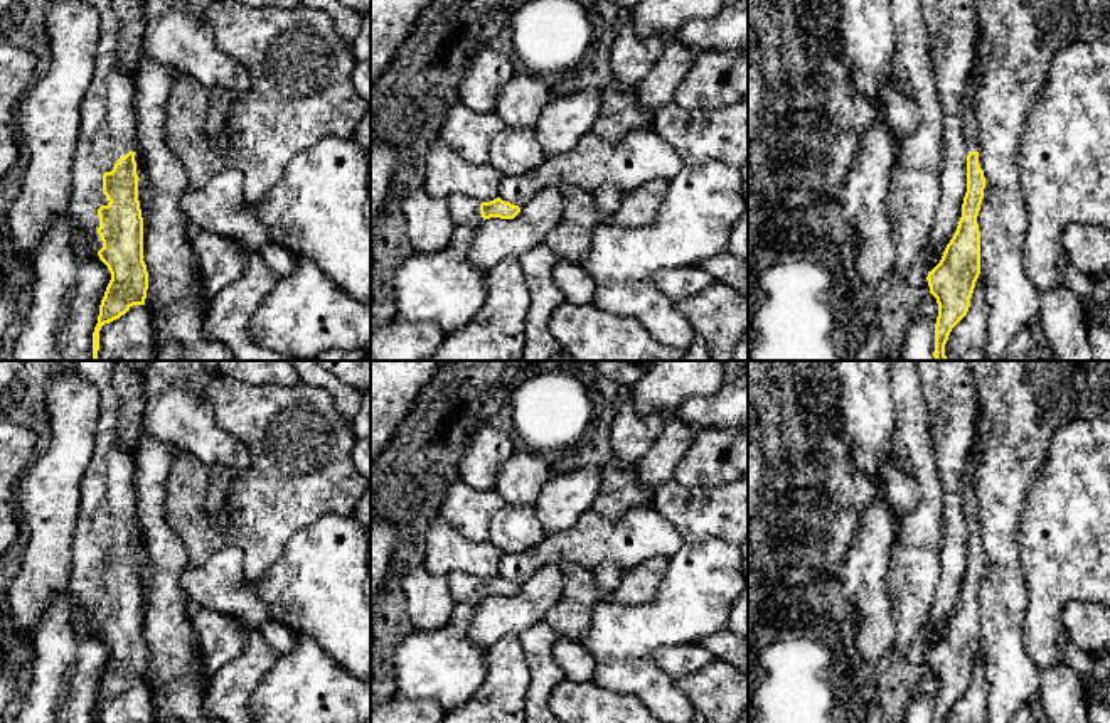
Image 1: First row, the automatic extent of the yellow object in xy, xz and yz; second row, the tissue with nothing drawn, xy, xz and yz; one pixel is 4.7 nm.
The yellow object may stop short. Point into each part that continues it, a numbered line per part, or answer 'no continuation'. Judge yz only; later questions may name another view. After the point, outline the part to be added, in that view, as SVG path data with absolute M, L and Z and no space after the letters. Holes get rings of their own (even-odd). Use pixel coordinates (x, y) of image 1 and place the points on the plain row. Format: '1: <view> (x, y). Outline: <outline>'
1: yz (974, 457). Outline: M975 440L975 443L967 457L967 463L965 463L963 475L962 475L963 511L965 511L969 529L979 529L977 501L975 501L975 494L974 494L974 477L975 477L975 470L977 470L979 463L980 463L980 448Z

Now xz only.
1: xz (464, 587). Outline: M463 571L448 575L448 585L455 603L465 602L472 607L477 607L483 600L480 581L480 578Z

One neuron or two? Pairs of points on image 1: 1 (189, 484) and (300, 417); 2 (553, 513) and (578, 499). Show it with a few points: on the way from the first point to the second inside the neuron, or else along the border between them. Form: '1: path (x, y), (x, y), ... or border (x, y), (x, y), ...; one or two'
1: path (206, 530), (211, 535), (228, 535), (300, 462); one
2: path (560, 506), (571, 499); one

